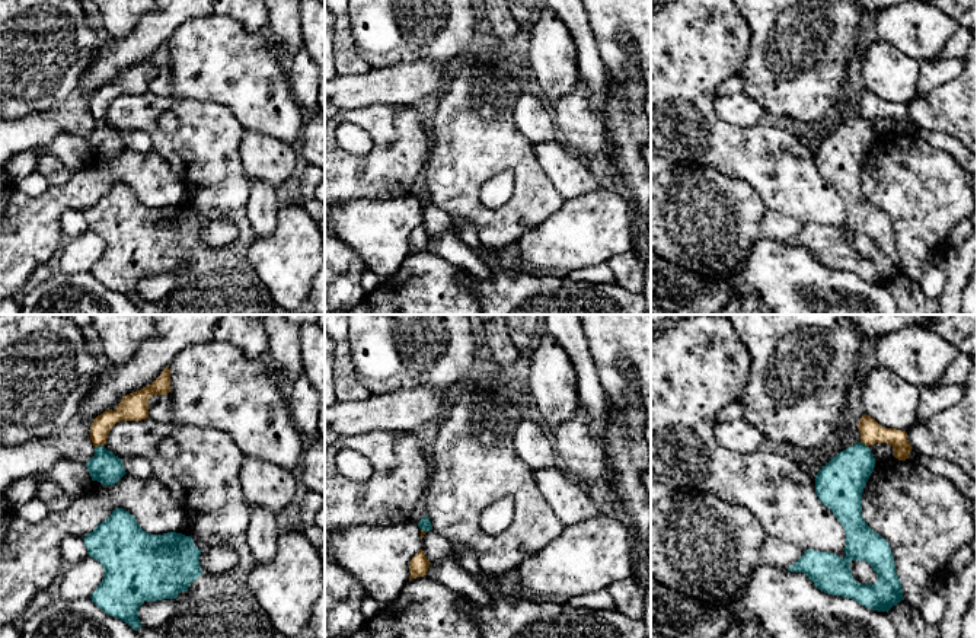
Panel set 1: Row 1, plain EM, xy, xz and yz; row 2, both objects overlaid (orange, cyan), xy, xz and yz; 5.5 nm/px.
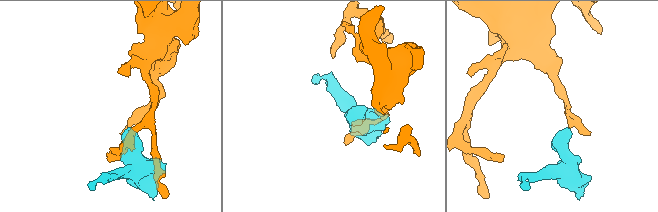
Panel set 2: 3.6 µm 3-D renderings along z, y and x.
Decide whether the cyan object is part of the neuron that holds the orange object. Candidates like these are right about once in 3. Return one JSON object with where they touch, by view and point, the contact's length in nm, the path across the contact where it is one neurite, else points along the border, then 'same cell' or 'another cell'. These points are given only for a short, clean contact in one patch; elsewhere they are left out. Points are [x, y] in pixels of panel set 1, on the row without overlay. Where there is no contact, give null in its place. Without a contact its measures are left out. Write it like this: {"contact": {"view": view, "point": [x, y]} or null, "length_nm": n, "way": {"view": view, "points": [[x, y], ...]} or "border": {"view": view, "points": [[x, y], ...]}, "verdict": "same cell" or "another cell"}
{"contact": {"view": "yz", "point": [864, 117]}, "length_nm": 70, "border": {"view": "yz", "points": [[859, 115], [868, 121]]}, "verdict": "another cell"}

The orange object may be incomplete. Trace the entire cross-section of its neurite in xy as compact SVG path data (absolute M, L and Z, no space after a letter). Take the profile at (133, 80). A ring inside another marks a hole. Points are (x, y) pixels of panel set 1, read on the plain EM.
M167 39L151 58L124 70L115 84L108 83L93 93L90 101L90 114L93 119L98 121L106 118L108 108L116 96L149 92L149 73L153 68L167 68L169 66L170 44Z

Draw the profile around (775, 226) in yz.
M766 208L760 223L760 233L763 239L788 243L791 239L798 236L804 226L805 224L795 217Z

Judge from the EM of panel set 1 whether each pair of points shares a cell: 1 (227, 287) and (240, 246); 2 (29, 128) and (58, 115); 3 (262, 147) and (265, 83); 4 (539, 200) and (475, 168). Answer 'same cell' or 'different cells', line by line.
1: same cell
2: same cell
3: different cells
4: same cell

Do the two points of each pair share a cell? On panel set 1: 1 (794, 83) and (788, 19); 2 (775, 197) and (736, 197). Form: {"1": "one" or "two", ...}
{"1": "one", "2": "two"}

